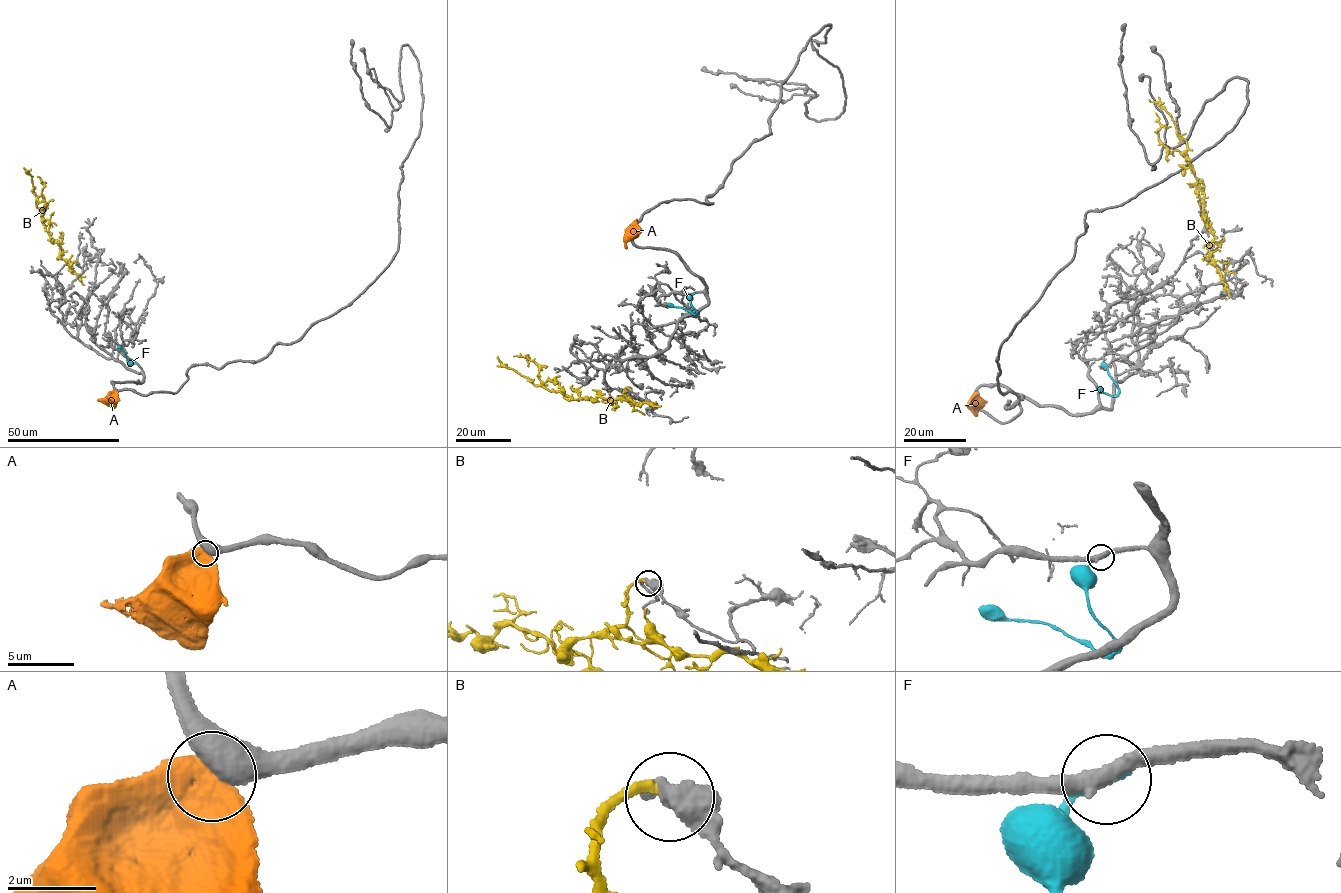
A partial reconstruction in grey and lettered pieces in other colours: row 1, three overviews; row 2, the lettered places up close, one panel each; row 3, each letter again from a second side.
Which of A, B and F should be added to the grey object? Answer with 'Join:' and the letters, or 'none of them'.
Join: A

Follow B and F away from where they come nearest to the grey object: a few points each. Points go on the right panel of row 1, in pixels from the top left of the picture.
B: (1206, 257), (1214, 237), (1206, 225), (1204, 194), (1188, 161), (1186, 141), (1176, 133), (1171, 115), (1149, 100)
F: (1098, 391), (1101, 389), (1115, 396), (1118, 392), (1117, 384), (1107, 368), (1100, 364)

